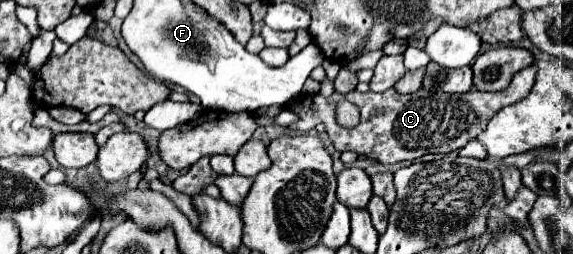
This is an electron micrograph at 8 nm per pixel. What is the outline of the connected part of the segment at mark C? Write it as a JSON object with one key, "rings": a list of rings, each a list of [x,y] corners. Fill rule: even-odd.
{"rings":[[[528,66],[514,74],[510,86],[500,92],[480,92],[468,90],[464,94],[428,94],[428,90],[418,90],[414,94],[398,94],[394,88],[382,94],[366,92],[360,94],[358,90],[350,94],[334,92],[332,98],[316,96],[300,96],[298,102],[290,104],[288,108],[294,110],[300,120],[290,124],[292,130],[312,130],[318,122],[328,126],[328,136],[336,150],[352,150],[356,154],[366,154],[382,164],[396,164],[396,162],[412,162],[430,152],[452,152],[466,146],[470,140],[480,136],[486,130],[490,118],[502,110],[504,106],[520,102],[530,88],[534,86],[536,66]],[[340,100],[348,100],[360,108],[360,124],[354,128],[344,128],[336,122],[336,104]]]}

